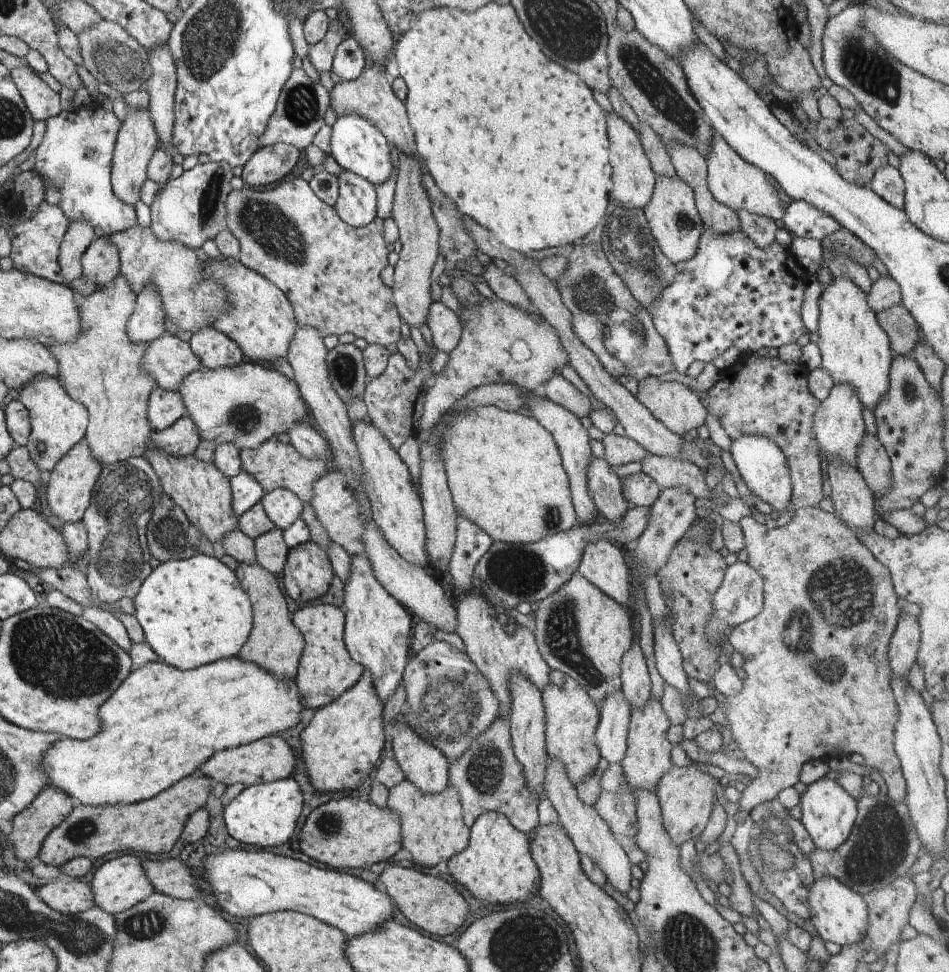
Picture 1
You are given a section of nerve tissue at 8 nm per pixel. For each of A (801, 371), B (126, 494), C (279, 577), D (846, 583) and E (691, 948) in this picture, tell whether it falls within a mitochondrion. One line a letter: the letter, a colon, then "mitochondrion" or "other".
A: other
B: mitochondrion
C: other
D: mitochondrion
E: mitochondrion

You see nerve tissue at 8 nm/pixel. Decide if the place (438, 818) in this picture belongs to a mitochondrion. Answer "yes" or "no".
no

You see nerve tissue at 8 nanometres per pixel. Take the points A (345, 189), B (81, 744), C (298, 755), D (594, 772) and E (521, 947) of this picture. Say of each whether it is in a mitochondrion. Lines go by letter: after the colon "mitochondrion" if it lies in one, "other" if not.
A: other
B: other
C: other
D: other
E: mitochondrion

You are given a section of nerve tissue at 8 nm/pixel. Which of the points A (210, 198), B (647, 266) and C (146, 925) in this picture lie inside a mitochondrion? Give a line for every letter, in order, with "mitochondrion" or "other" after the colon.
A: mitochondrion
B: mitochondrion
C: mitochondrion

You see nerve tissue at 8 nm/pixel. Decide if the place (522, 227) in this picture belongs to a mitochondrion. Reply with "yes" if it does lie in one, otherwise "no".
no

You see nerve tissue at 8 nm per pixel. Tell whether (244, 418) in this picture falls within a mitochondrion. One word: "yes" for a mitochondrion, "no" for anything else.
yes

